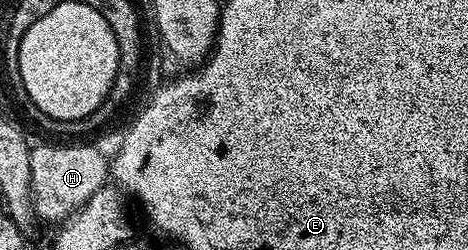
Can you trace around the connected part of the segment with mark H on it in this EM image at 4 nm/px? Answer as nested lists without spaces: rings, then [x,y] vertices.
[[[61,142],[57,144],[41,144],[30,151],[31,158],[31,186],[33,187],[33,209],[38,217],[45,220],[60,222],[68,219],[73,213],[79,211],[100,188],[106,187],[107,177],[111,172],[111,164],[97,148],[85,144],[89,142]]]

